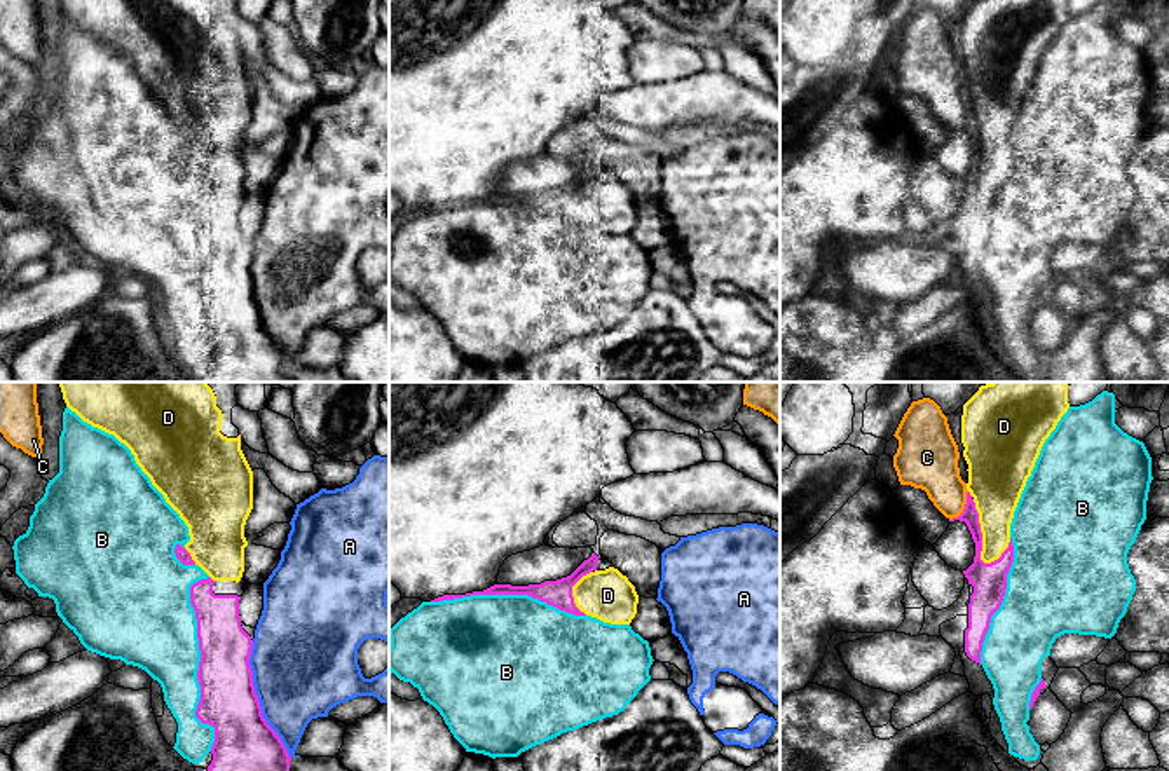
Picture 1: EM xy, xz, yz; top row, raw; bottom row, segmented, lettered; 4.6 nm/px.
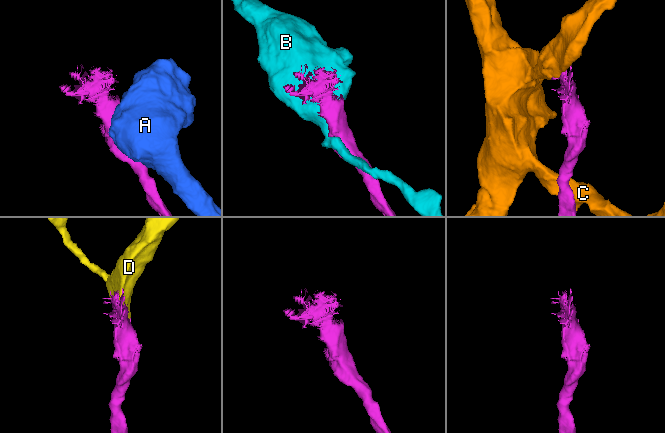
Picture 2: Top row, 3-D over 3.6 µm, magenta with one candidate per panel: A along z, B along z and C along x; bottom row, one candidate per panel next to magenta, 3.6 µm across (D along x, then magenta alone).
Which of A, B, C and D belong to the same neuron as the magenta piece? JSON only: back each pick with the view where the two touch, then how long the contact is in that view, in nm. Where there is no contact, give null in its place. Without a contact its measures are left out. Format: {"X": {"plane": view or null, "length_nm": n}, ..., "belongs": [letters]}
{"D": {"plane": "yz", "length_nm": 320}, "belongs": ["D"]}

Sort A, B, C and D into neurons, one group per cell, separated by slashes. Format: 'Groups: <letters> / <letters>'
Groups: A / B / C / D

